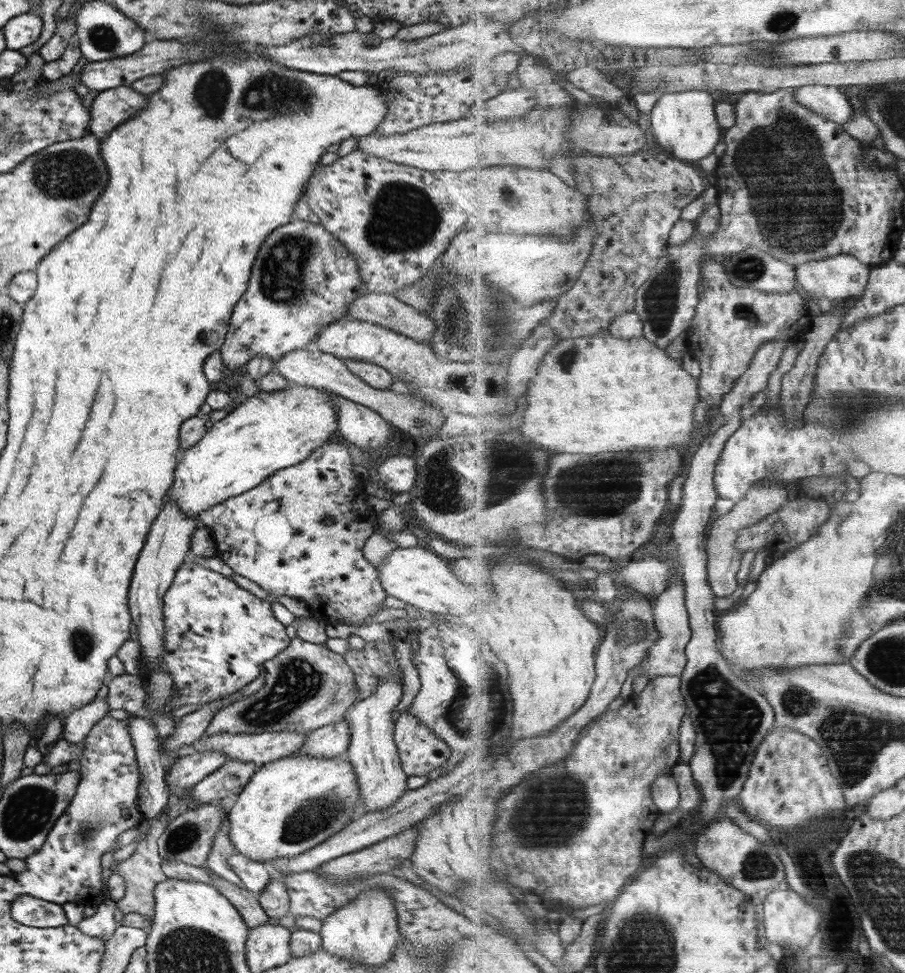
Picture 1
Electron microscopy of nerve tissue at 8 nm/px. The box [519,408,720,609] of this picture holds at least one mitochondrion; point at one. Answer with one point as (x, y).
(608, 494)

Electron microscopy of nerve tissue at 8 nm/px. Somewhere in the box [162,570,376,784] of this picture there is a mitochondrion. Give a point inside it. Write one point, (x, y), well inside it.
(298, 680)

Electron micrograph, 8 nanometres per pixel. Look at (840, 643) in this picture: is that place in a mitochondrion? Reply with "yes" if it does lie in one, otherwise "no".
yes

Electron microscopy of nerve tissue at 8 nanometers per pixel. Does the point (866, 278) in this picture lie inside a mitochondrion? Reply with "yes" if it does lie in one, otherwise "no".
no

